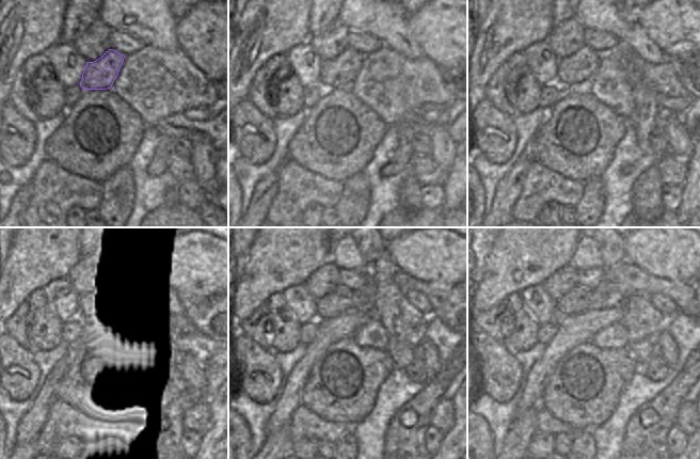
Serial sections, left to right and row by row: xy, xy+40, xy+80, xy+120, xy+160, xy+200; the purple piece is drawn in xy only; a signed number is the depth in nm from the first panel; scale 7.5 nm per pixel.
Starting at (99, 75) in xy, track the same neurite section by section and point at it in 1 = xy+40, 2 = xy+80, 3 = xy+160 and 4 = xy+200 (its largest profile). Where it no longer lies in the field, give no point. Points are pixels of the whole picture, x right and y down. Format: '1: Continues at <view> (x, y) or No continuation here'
1: Continues at xy+40 (338, 73)
2: Continues at xy+80 (576, 70)
3: Continues at xy+160 (338, 301)
4: Continues at xy+200 (577, 300)

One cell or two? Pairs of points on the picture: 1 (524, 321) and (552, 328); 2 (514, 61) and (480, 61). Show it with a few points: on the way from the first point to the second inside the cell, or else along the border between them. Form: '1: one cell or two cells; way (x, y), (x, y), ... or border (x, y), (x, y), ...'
1: two cells; border (541, 325), (537, 332), (536, 341)
2: two cells; border (521, 50), (512, 53), (504, 63)

